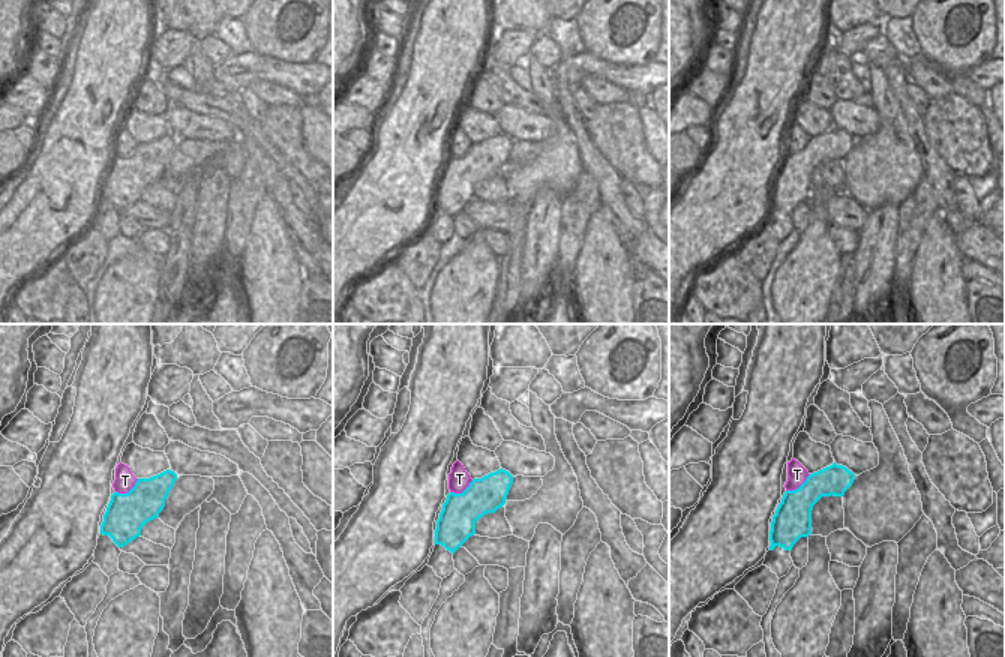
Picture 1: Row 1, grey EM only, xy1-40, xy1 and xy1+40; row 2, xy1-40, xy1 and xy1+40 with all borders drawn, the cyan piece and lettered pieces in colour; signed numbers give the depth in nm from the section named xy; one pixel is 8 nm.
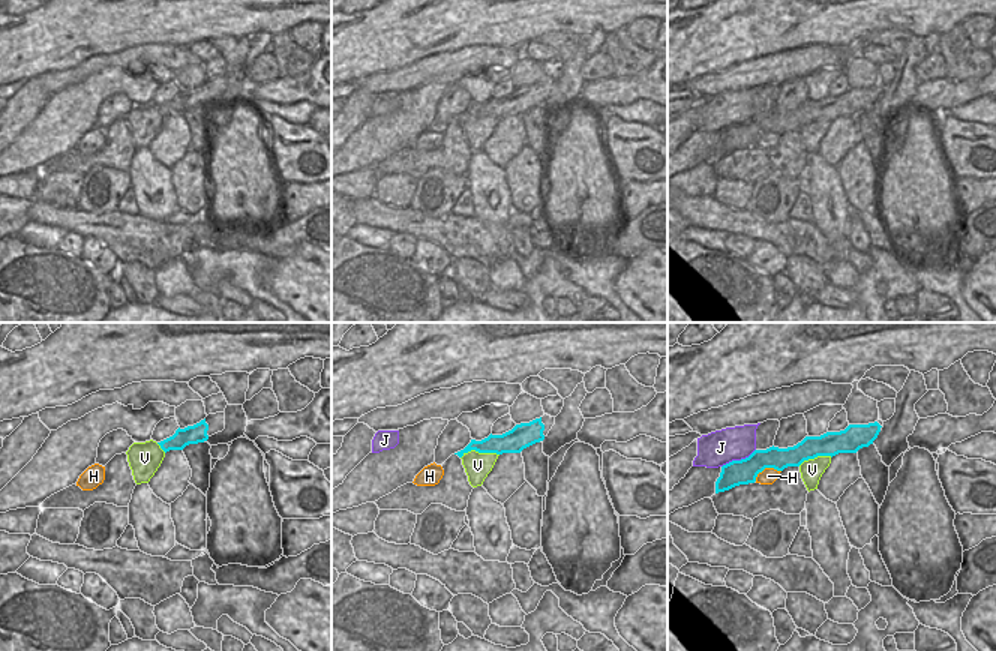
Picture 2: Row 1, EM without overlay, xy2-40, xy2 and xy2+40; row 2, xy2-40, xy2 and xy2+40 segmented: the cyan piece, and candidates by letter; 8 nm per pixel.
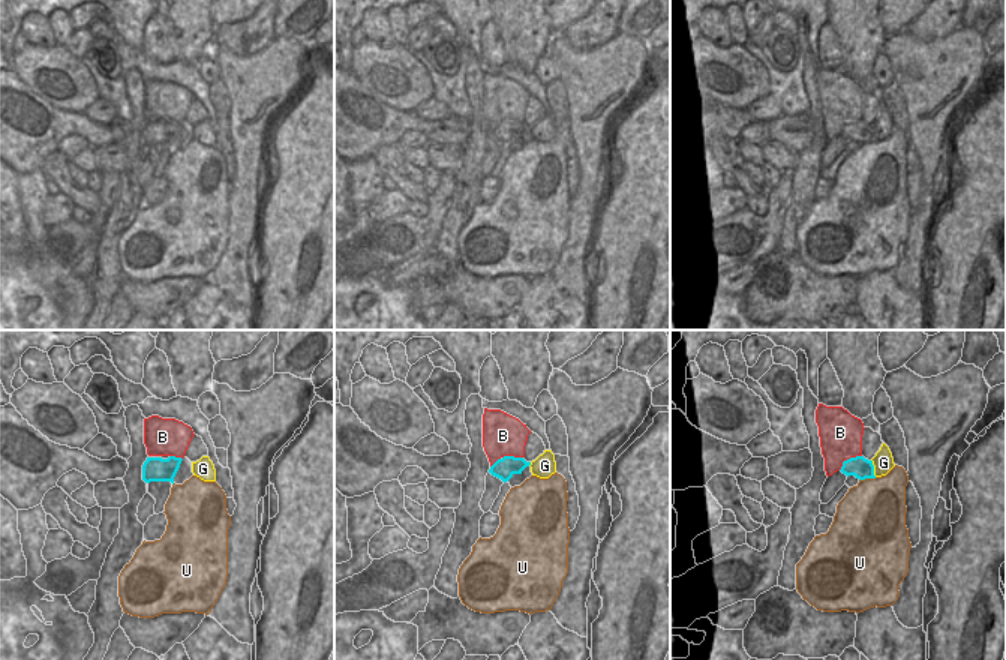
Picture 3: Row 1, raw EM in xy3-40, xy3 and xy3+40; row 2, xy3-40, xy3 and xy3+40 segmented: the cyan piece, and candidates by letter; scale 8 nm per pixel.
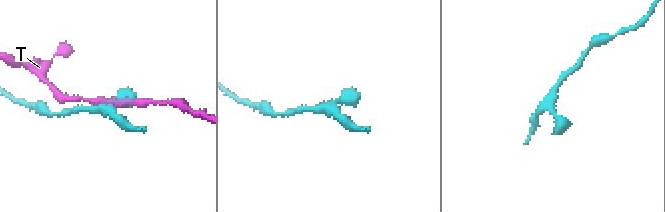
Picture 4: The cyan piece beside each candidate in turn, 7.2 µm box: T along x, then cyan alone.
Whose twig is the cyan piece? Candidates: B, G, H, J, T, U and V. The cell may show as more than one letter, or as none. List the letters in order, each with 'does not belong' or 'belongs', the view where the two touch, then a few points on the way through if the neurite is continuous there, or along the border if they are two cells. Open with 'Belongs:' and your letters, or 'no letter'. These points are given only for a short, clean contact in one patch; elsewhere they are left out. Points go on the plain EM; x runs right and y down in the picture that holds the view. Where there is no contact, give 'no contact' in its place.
Belongs: no letter
B: does not belong | xy3+40 | along xy3+40 (861, 119), (847, 122), (838, 134)
G: does not belong | xy3+40 | along xy3+40 (871, 123), (876, 140)
H: does not belong | xy2+40 | along xy2+40 (780, 134), (764, 132), (755, 144)
J: does not belong | xy2+40
T: does not belong | xy1-40
U: does not belong | xy3+40
V: does not belong | xy2 | along xy2 (498, 119), (468, 114), (461, 122)

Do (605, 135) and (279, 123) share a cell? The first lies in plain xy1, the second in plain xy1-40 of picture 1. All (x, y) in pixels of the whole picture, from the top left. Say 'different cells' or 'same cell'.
same cell

